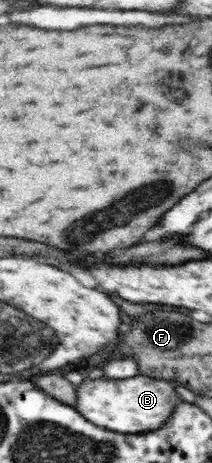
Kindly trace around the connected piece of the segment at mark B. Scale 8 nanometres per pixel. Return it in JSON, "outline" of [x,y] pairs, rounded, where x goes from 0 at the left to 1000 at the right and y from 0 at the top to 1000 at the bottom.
{"outline":[[[632,812],[585,821],[406,821],[368,834],[358,886],[453,920],[566,937],[642,940],[764,924],[792,898],[830,886],[840,868],[849,855],[792,825],[717,821],[698,812]]]}

